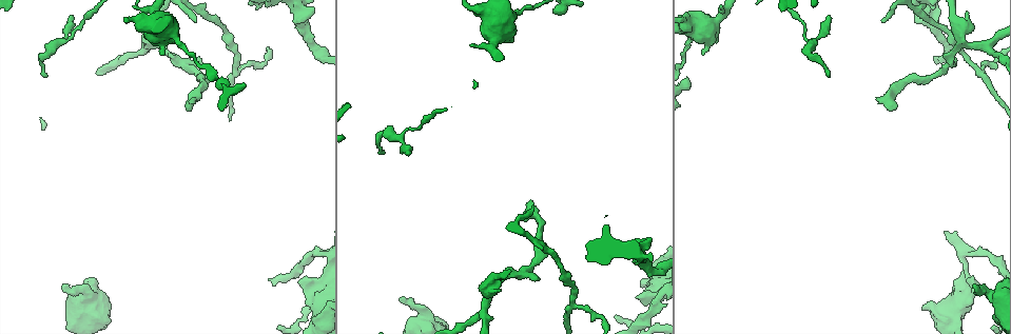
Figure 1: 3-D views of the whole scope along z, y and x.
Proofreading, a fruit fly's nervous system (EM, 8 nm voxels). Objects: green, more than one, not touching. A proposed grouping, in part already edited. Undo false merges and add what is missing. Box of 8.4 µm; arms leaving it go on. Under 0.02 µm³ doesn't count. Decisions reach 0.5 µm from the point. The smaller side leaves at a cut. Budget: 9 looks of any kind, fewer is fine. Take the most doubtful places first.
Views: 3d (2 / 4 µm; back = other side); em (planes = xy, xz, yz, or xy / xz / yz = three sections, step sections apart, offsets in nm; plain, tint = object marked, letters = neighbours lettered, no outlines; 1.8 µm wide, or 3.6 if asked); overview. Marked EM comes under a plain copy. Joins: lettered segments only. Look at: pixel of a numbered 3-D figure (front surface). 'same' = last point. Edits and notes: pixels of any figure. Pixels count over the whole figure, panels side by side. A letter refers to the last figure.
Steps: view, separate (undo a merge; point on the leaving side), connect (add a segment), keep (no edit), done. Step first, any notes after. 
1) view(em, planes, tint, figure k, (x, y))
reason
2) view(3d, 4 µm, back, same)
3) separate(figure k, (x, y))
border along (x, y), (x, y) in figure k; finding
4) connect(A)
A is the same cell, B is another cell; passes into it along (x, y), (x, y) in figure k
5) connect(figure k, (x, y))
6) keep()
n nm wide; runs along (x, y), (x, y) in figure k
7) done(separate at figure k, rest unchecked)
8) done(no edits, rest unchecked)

view(3d, 4 µm, figure 1, (402, 297))
branch stops here

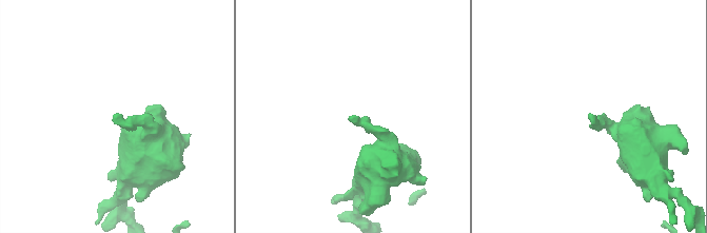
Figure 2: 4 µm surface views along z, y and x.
view(em, planes, letters, figure 2, (351, 116))

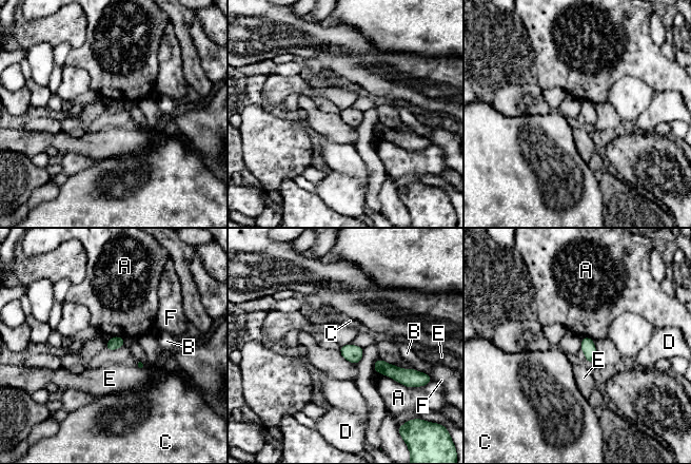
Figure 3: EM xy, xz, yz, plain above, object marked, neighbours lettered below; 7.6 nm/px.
keep()
A, B, C, D, E and F are other cells; border along (376, 371), (394, 379), (407, 387) in figure 3; none of them fits

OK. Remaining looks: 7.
view(em, 3.6 µm, xy, step 4, letters, figure 1, (704, 54))
free end

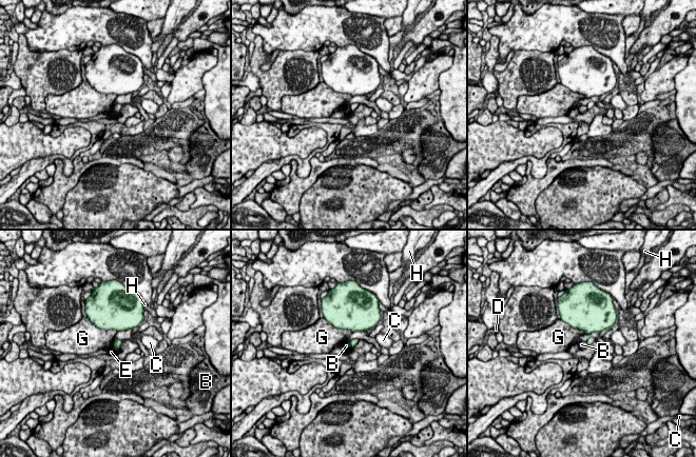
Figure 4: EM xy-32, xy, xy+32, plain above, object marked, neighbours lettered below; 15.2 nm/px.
keep()
B, C, D, E, G and H are other cells; border along (348, 342), (349, 346) in figure 4; none of them fits

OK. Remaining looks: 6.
view(3d, 4 µm, figure 1, (69, 18))
free end

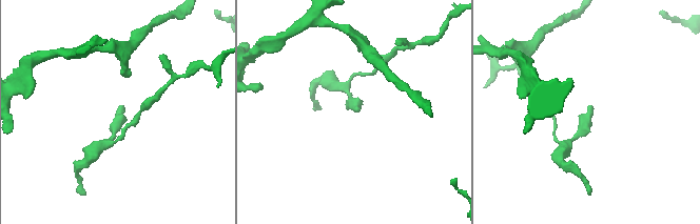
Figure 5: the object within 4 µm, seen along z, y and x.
view(em, planes, letters, figure 5, (358, 112))

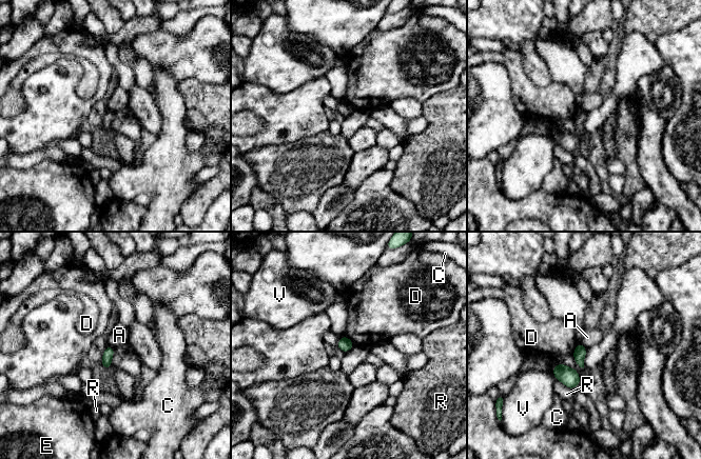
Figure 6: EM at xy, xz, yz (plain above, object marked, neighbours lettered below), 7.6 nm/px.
keep()
A, C, D, E, R and V are other cells; border along (578, 342), (586, 347) in figure 6; no lettered segment goes on from it

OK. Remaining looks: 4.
view(em, 3.6 µm, planes, letters, figure 1, (955, 66))
thin end

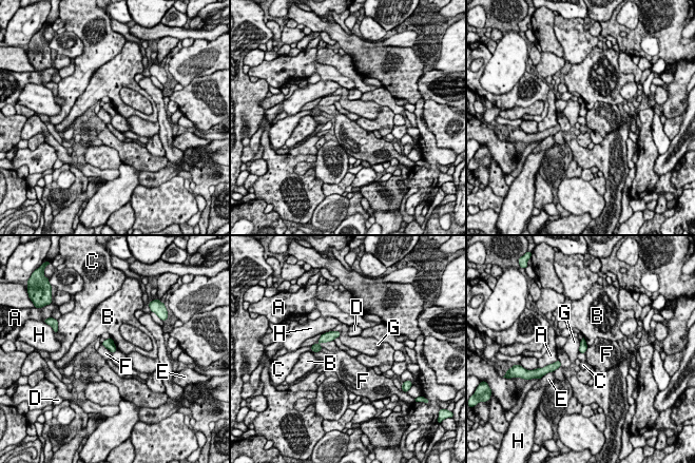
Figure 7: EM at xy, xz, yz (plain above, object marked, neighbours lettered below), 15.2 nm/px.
keep()
A, B, C, D, E, F, G and H are other cells; border along (333, 340), (315, 344) in figure 7; no lettered segment goes on from it

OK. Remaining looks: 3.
done(no edits, rest unchecked)

